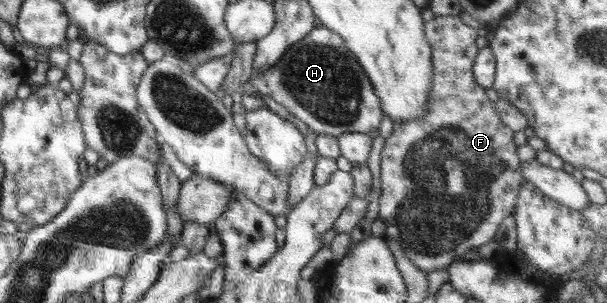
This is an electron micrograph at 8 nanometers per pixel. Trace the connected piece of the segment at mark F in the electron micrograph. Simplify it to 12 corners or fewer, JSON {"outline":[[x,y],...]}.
{"outline":[[424,23],[427,115],[381,151],[385,238],[429,273],[525,183],[477,85],[477,30]]}

